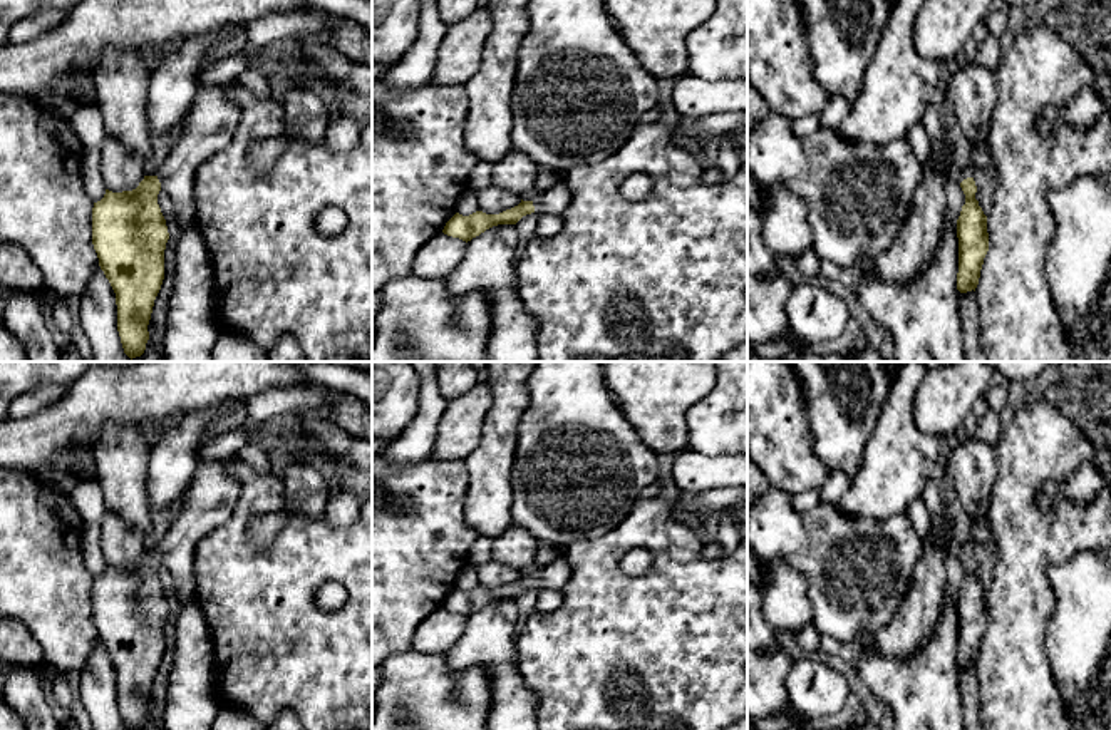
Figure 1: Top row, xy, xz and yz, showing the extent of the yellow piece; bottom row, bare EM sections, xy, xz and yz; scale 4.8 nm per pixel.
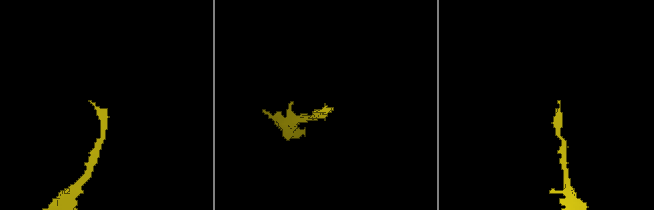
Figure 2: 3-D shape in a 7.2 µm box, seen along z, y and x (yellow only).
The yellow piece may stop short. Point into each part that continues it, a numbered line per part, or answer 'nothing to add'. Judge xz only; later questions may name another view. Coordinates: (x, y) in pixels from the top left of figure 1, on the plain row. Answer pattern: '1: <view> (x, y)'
1: xz (555, 575)

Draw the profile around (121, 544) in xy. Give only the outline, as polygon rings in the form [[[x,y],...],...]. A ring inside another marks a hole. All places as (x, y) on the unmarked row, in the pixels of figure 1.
[[[111,511],[104,514],[101,526],[101,548],[106,564],[112,568],[136,564],[146,551],[142,536]]]

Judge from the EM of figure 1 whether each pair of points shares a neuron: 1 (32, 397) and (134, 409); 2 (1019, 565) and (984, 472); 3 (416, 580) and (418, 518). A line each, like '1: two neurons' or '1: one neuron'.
1: two neurons
2: two neurons
3: one neuron

